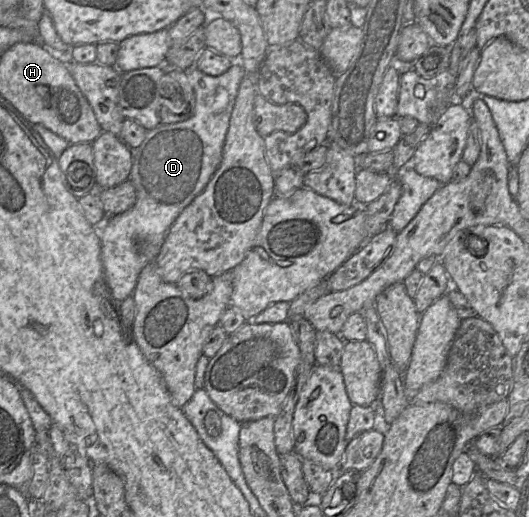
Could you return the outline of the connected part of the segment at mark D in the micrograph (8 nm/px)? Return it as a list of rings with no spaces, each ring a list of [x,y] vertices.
[[[234,62],[225,73],[219,76],[207,75],[203,73],[202,71],[200,71],[199,69],[197,69],[195,66],[193,66],[190,70],[188,70],[187,74],[188,74],[189,81],[193,87],[195,98],[196,98],[194,115],[186,121],[173,123],[173,124],[160,124],[156,128],[146,132],[146,136],[142,144],[136,149],[132,149],[133,150],[133,165],[132,165],[132,169],[130,172],[129,180],[133,183],[136,189],[136,195],[137,195],[136,203],[129,210],[120,214],[107,217],[102,223],[102,225],[95,226],[96,228],[99,229],[99,237],[100,237],[100,243],[101,243],[101,259],[102,259],[106,281],[107,281],[109,290],[111,292],[112,298],[114,299],[114,301],[116,301],[119,304],[128,296],[133,294],[140,272],[147,264],[151,262],[147,260],[144,256],[140,255],[135,250],[134,241],[136,239],[158,239],[159,242],[164,242],[165,235],[167,234],[173,222],[180,215],[180,213],[205,189],[210,179],[212,178],[216,170],[218,169],[222,160],[223,146],[224,146],[226,134],[229,128],[230,118],[231,118],[234,103],[236,100],[236,96],[238,94],[241,81],[243,77],[246,75],[243,67],[241,66],[239,62]]]

